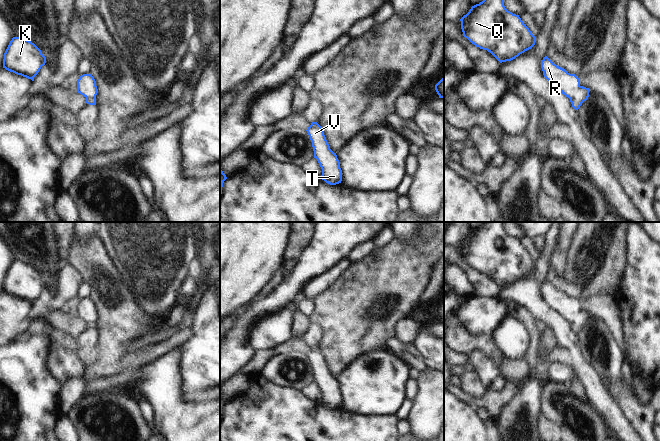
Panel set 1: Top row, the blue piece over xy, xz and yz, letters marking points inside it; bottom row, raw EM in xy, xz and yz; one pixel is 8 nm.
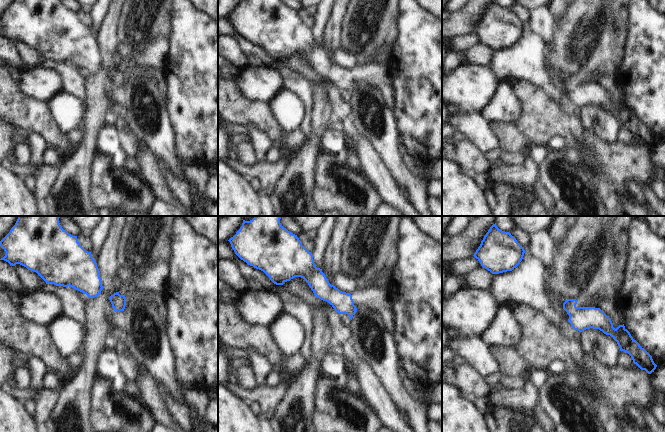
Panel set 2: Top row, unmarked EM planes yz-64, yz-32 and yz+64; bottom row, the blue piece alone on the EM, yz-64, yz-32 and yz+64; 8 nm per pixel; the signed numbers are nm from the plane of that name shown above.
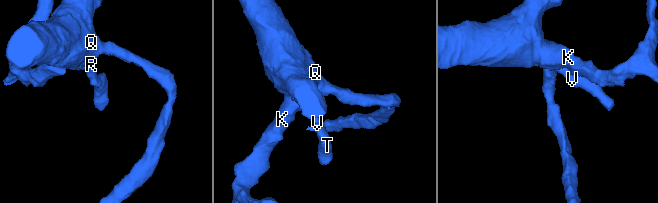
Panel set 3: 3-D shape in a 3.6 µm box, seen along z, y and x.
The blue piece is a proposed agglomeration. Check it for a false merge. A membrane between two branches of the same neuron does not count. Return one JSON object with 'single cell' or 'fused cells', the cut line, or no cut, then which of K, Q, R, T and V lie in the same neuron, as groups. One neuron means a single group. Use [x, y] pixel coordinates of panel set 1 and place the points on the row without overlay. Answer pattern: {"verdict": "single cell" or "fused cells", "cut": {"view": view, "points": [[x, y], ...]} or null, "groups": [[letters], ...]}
{"verdict": "single cell", "cut": null, "groups": [["K", "Q", "R", "T", "V"]]}

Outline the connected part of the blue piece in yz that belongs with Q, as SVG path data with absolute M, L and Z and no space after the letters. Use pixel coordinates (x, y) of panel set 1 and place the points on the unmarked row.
M485 222L460 245L463 260L490 276L500 287L515 283L536 266L519 239L505 232L504 222Z

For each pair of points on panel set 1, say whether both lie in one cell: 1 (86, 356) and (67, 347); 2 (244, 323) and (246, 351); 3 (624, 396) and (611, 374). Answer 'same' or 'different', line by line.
1: different
2: same
3: same

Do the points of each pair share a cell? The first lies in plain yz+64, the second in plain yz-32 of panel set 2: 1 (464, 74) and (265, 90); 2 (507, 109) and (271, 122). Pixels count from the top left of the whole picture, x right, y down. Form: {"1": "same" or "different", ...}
{"1": "same", "2": "different"}

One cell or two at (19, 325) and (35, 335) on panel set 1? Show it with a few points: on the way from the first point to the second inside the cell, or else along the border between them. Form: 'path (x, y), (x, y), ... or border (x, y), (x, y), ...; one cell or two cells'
border (36, 308), (30, 322), (10, 337); two cells

